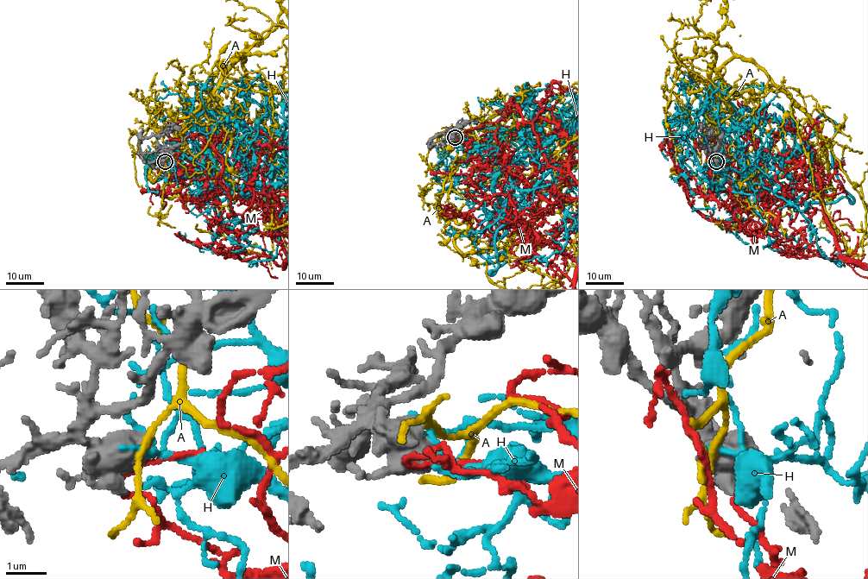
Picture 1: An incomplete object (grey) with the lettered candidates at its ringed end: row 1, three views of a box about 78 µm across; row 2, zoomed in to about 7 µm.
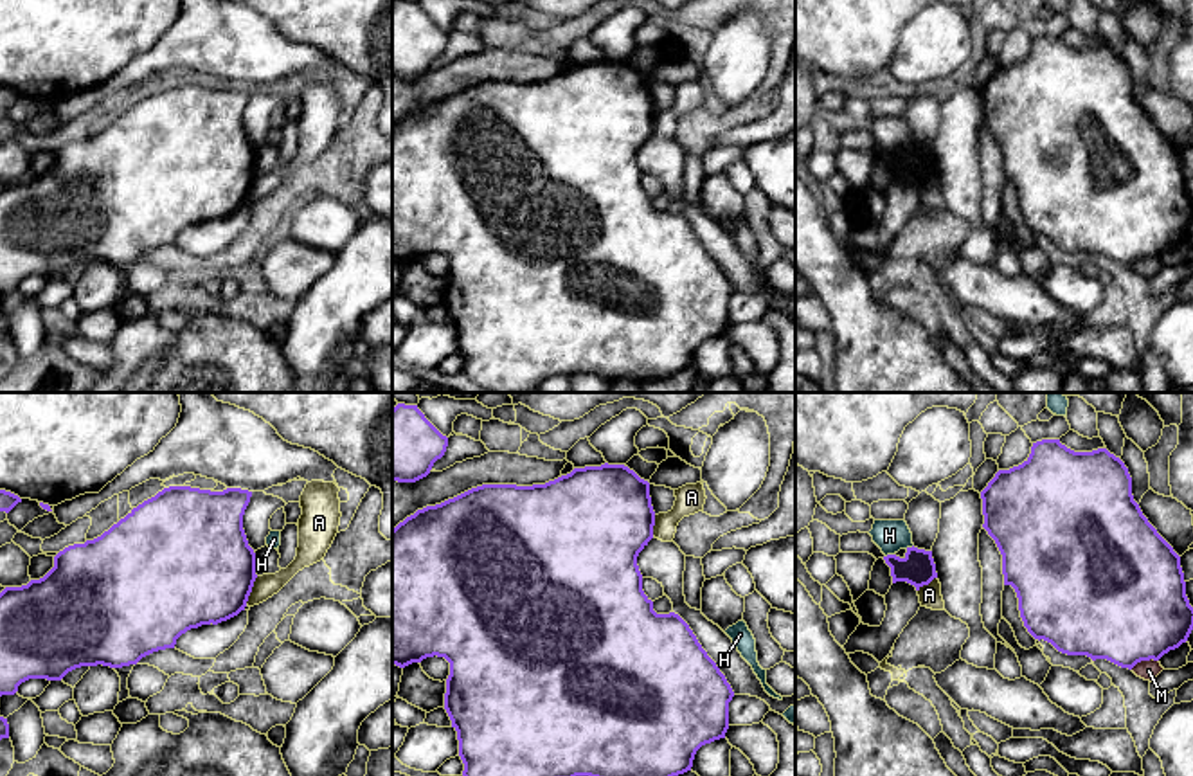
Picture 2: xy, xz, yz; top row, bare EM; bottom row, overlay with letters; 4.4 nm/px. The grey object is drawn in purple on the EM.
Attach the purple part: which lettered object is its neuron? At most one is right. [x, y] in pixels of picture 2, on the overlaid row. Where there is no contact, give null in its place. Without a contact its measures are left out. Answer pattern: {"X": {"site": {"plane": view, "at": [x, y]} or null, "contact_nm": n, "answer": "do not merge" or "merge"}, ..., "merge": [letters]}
{"A": {"site": {"plane": "xy", "at": [251, 591]}, "contact_nm": 140, "answer": "do not merge"}, "H": {"site": {"plane": "yz", "at": [889, 555]}, "contact_nm": 40, "answer": "do not merge"}, "M": {"site": {"plane": "yz", "at": [1143, 659]}, "contact_nm": 130, "answer": "do not merge"}, "merge": []}

